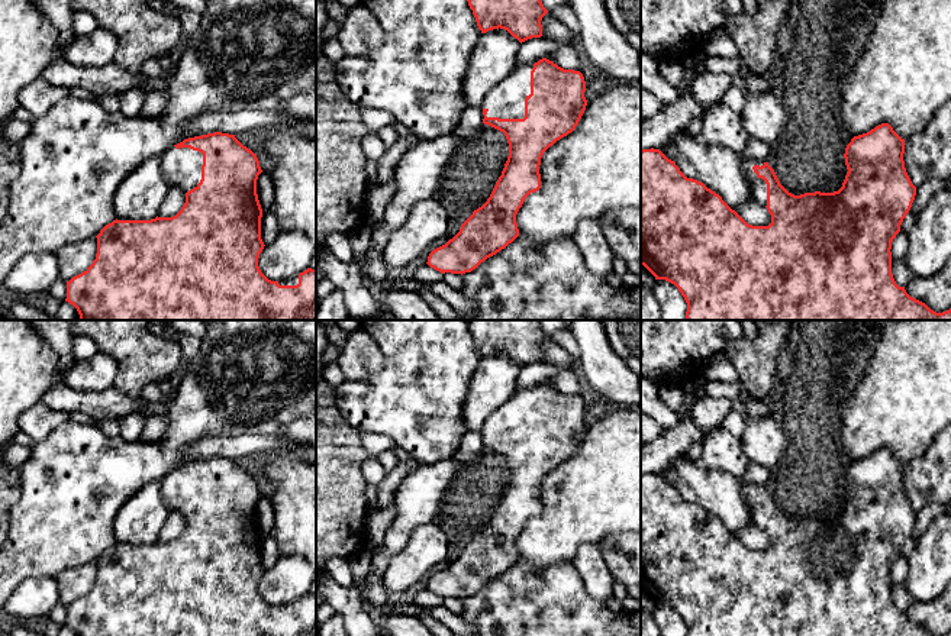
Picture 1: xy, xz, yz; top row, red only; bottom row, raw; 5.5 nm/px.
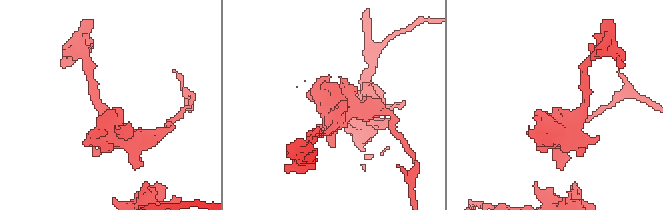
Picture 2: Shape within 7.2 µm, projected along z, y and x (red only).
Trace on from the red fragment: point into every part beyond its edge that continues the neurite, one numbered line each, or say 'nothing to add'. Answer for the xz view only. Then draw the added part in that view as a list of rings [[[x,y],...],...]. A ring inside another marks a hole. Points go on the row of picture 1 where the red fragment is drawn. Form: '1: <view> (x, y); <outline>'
1: xz (506, 100); [[[519,65],[484,99],[481,109],[487,117],[523,119],[525,99],[531,94],[531,71],[533,65]]]

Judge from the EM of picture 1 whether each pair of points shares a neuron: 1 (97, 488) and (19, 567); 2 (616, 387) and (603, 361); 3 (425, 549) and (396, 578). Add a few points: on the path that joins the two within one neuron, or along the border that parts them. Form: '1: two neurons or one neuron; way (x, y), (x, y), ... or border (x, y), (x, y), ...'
1: one neuron; way (79, 507), (38, 548)
2: one neuron; way (615, 381), (603, 367)
3: one neuron; way (418, 557), (403, 571)

